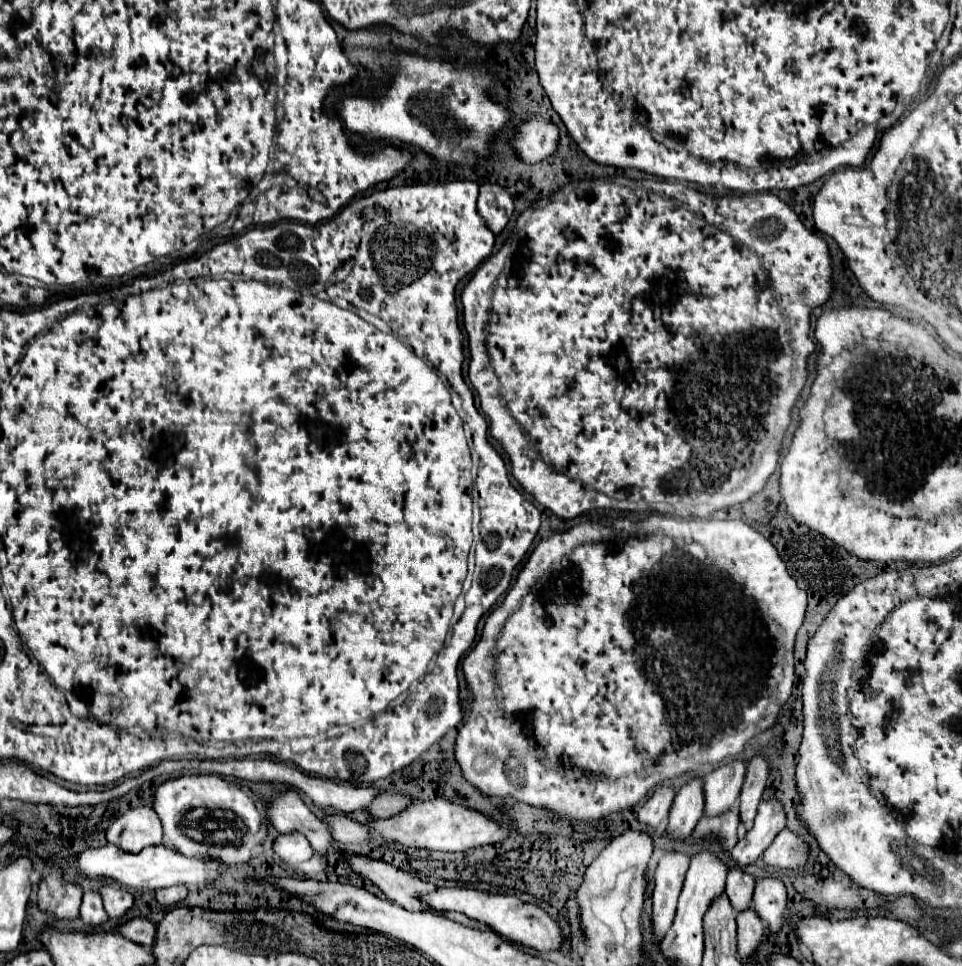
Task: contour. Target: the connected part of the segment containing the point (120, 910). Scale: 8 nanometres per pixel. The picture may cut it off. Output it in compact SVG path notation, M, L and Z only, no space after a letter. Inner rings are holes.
M101 886L99 894L103 898L103 906L109 918L121 918L133 906L133 894L119 886Z

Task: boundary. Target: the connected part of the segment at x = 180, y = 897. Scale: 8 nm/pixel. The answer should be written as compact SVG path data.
M171 886L171 888L161 888L161 890L157 890L155 892L155 896L157 896L157 902L161 904L161 906L175 906L175 904L179 904L179 902L183 902L185 900L185 896L187 896L187 888L185 886Z

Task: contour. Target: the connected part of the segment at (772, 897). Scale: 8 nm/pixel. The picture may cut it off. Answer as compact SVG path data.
M759 878L755 882L753 892L753 908L765 920L771 930L779 930L783 926L783 912L787 902L785 884L777 878Z

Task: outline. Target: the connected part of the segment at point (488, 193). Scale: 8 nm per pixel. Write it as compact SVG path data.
M483 184L479 188L479 200L477 200L477 210L485 218L489 230L493 234L499 234L505 224L509 222L513 214L513 198L511 194L495 184Z

